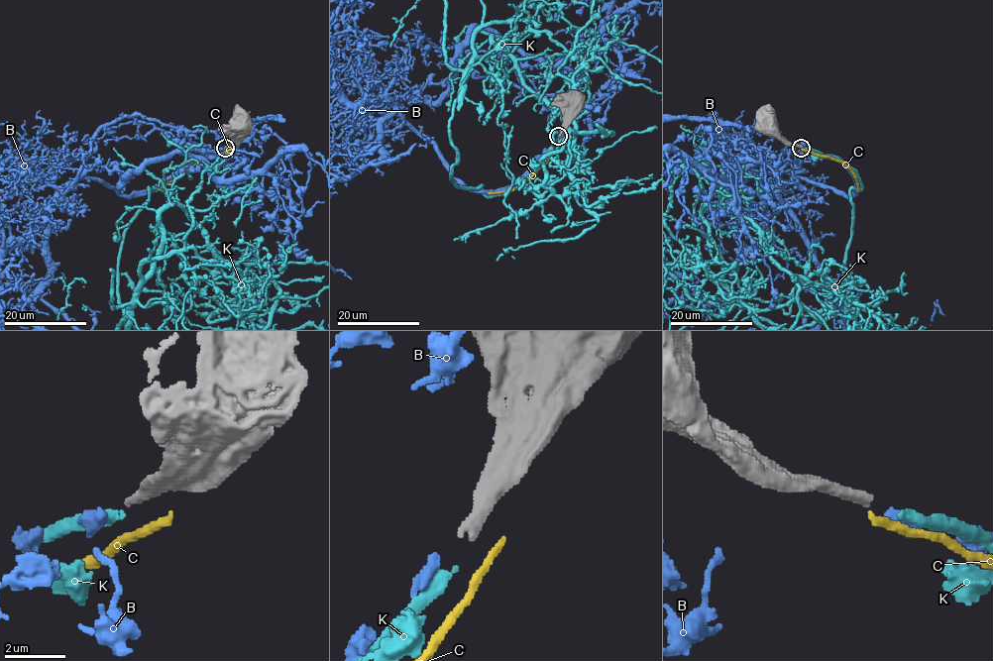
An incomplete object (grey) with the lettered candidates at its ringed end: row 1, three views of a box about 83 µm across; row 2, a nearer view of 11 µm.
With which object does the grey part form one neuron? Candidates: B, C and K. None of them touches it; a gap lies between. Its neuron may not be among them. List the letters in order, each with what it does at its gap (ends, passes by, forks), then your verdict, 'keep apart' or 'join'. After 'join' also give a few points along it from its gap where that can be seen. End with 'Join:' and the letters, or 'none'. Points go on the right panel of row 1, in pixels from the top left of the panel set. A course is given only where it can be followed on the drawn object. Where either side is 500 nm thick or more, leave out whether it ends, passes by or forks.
B: it ends there; keep apart
C: it ends there; keep apart
K: it ends there; join
Join: K

